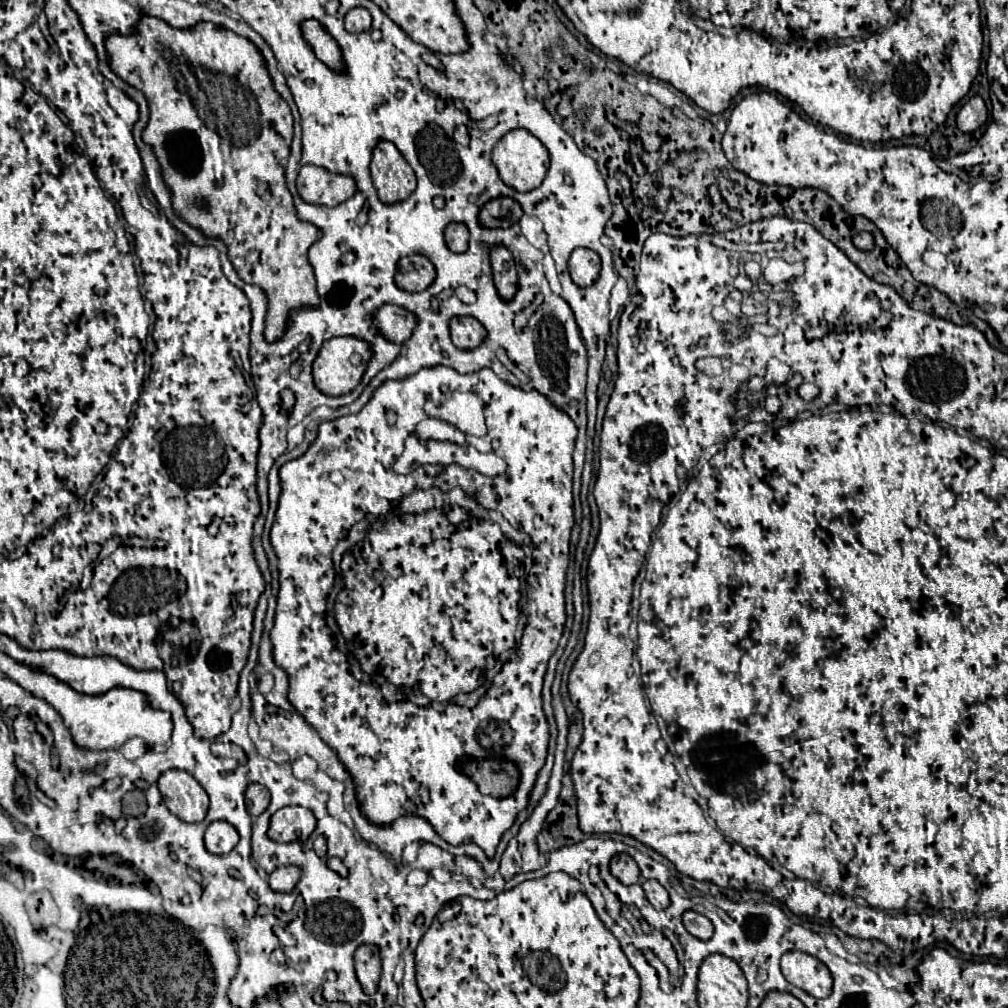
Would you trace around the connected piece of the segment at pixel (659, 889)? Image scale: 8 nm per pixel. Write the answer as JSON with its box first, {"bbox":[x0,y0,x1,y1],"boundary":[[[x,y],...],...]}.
{"bbox":[642,879,670,909],"boundary":[[[644,879],[644,881],[642,881],[642,889],[644,889],[644,893],[646,893],[646,899],[648,899],[656,909],[668,907],[668,903],[670,903],[668,891],[666,891],[656,879]]]}

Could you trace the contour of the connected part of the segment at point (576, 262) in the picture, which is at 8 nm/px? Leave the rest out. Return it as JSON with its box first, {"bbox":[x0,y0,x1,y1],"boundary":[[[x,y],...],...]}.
{"bbox":[568,249,600,287],"boundary":[[[574,249],[568,269],[578,287],[590,287],[600,275],[600,257],[592,249]]]}

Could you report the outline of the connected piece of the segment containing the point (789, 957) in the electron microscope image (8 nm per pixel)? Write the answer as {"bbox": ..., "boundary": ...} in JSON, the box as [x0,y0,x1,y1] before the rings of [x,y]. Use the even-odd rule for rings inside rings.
{"bbox":[782,951,832,997],"boundary":[[[788,951],[782,955],[782,973],[788,983],[800,987],[812,997],[828,997],[832,991],[832,977],[828,967],[816,957],[802,951]]]}

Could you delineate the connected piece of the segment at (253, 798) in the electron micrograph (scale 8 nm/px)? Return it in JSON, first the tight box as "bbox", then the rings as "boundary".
{"bbox":[246,783,270,817],"boundary":[[[258,783],[248,785],[248,789],[246,789],[246,809],[252,817],[258,817],[260,813],[264,813],[268,803],[270,803],[270,791],[264,785],[258,785]]]}

